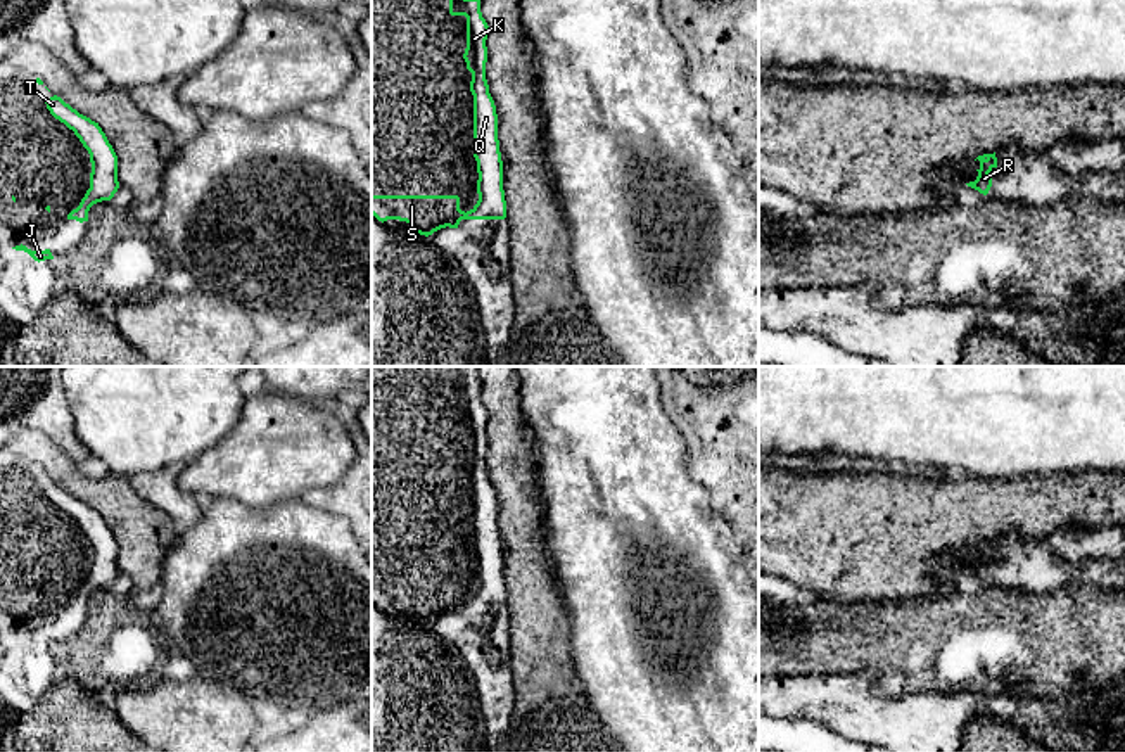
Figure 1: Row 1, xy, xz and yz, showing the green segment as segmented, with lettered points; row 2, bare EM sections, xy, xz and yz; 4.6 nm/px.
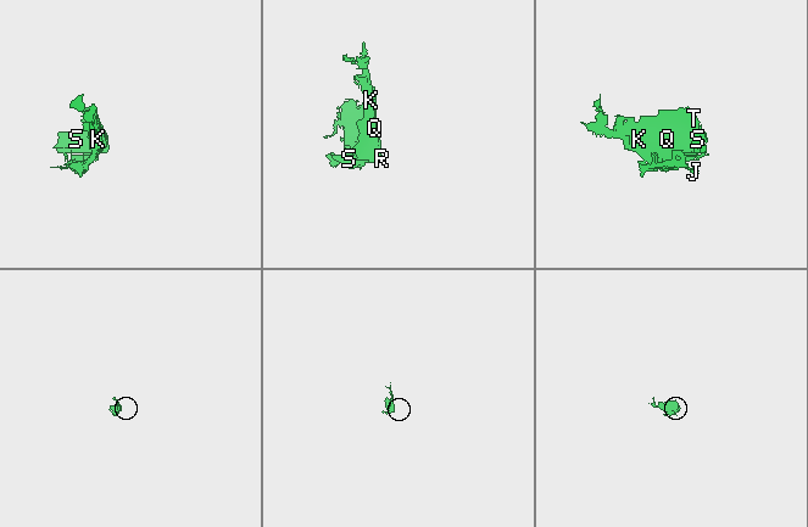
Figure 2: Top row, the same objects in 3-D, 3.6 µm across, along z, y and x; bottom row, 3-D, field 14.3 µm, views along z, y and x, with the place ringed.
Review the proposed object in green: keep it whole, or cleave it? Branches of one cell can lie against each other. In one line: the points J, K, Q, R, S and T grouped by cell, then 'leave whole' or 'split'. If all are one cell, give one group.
J K Q R S T | leave whole

